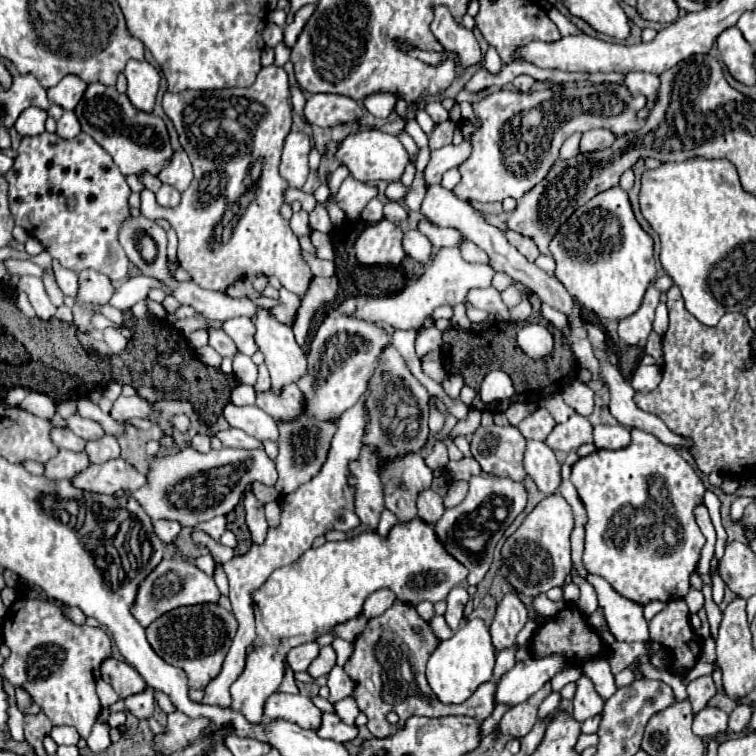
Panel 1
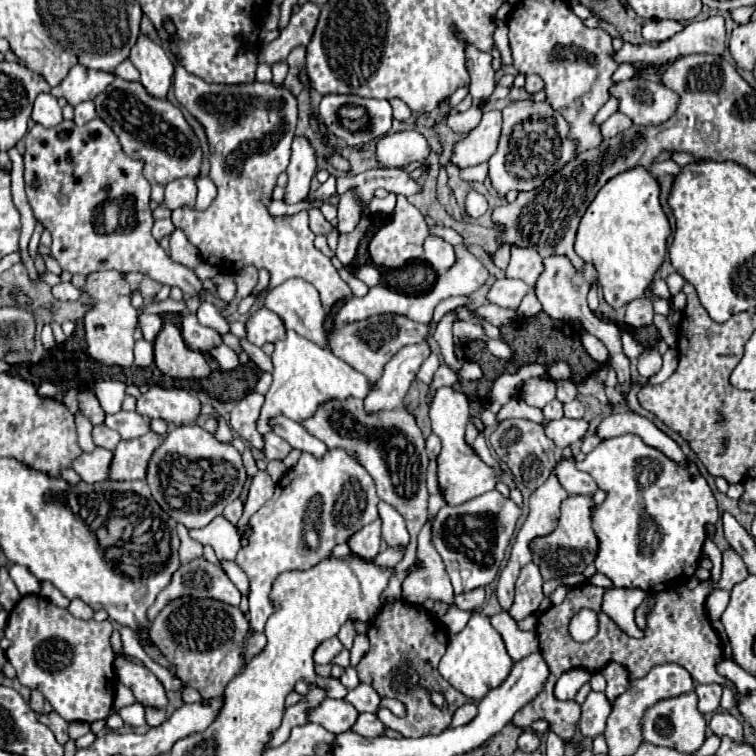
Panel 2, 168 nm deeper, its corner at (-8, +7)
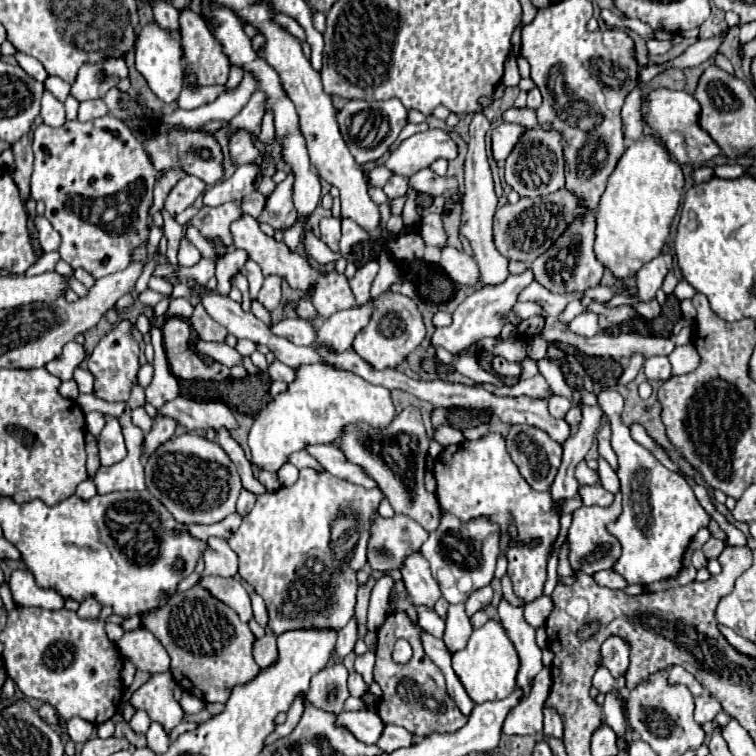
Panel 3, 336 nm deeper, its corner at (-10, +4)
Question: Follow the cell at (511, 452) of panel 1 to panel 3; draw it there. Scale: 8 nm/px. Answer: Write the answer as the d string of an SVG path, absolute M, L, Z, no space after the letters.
M512 425L506 437L506 449L532 489L550 489L562 461L562 445L550 439L542 429Z

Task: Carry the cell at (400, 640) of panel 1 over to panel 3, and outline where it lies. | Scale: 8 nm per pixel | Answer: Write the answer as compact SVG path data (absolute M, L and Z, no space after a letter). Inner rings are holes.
M390 613L386 623L378 629L378 649L376 649L376 669L374 679L382 687L382 699L378 701L378 715L388 725L400 725L414 735L430 733L454 733L454 701L446 693L446 683L442 671L426 657L418 627L408 619L406 613ZM396 639L408 639L414 649L414 657L406 665L392 661L392 647Z

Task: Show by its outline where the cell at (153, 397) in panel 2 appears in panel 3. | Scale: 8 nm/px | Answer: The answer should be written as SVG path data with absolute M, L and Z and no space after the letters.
M176 397L174 401L168 401L162 409L158 409L158 413L176 419L182 427L190 431L194 429L214 429L214 431L238 429L238 421L232 409L220 401L198 403L186 397Z

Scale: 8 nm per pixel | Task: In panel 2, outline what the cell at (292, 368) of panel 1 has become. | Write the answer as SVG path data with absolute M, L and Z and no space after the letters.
M286 330L284 340L274 342L274 382L266 394L266 402L262 406L262 414L258 420L258 432L266 434L270 432L268 418L284 414L296 422L302 422L304 418L312 416L316 406L330 400L330 398L364 398L370 392L370 384L364 374L356 372L352 366L348 366L344 360L334 356L328 348L316 346L314 342L308 342L306 338L298 336L294 330Z

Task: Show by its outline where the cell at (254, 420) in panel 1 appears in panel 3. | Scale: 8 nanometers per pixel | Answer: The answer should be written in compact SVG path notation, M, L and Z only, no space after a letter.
M310 445L308 447L308 453L314 455L322 463L322 467L328 473L332 473L334 477L340 477L344 481L362 485L366 489L378 487L378 483L372 477L366 477L366 473L362 473L362 467L360 465L350 463L346 459L346 455L338 447L334 447L334 445Z

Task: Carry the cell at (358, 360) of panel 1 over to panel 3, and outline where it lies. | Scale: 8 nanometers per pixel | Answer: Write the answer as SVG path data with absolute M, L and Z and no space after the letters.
M386 291L374 299L374 313L370 315L370 321L362 329L362 333L358 333L358 337L354 339L354 351L376 369L396 367L406 359L410 351L414 351L422 343L424 335L426 329L418 305L406 295Z

